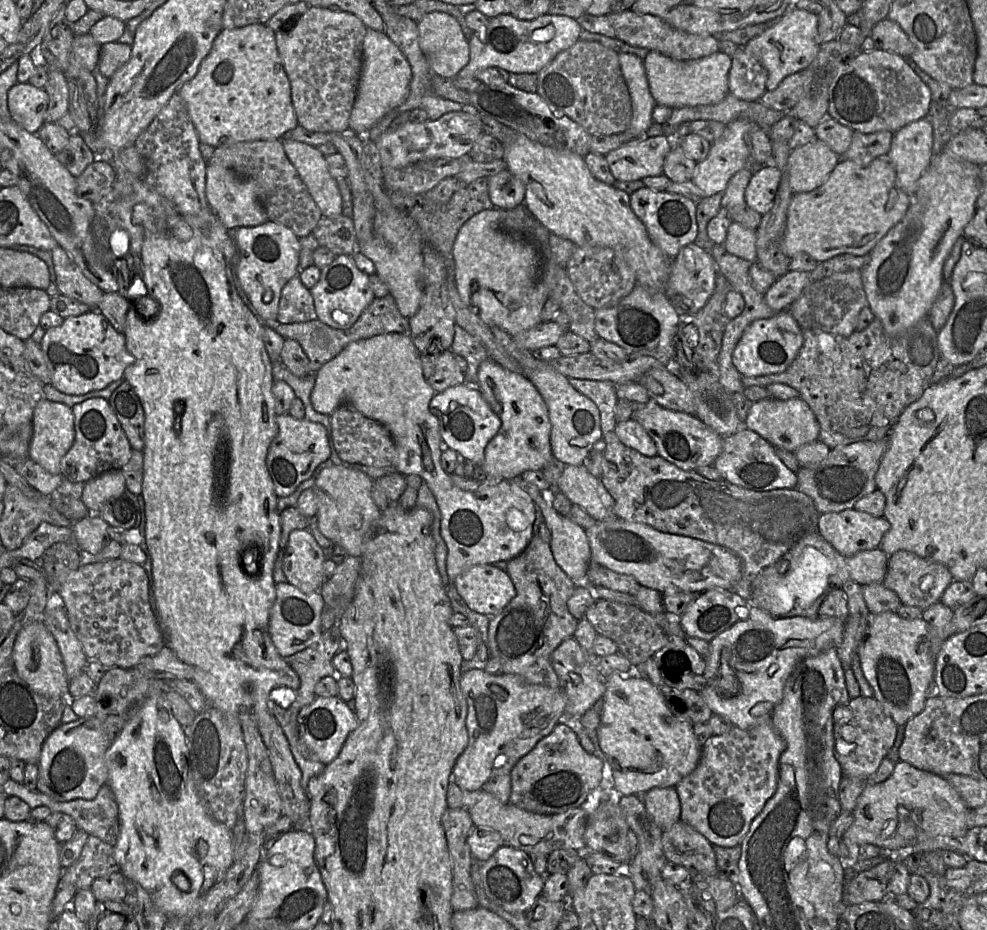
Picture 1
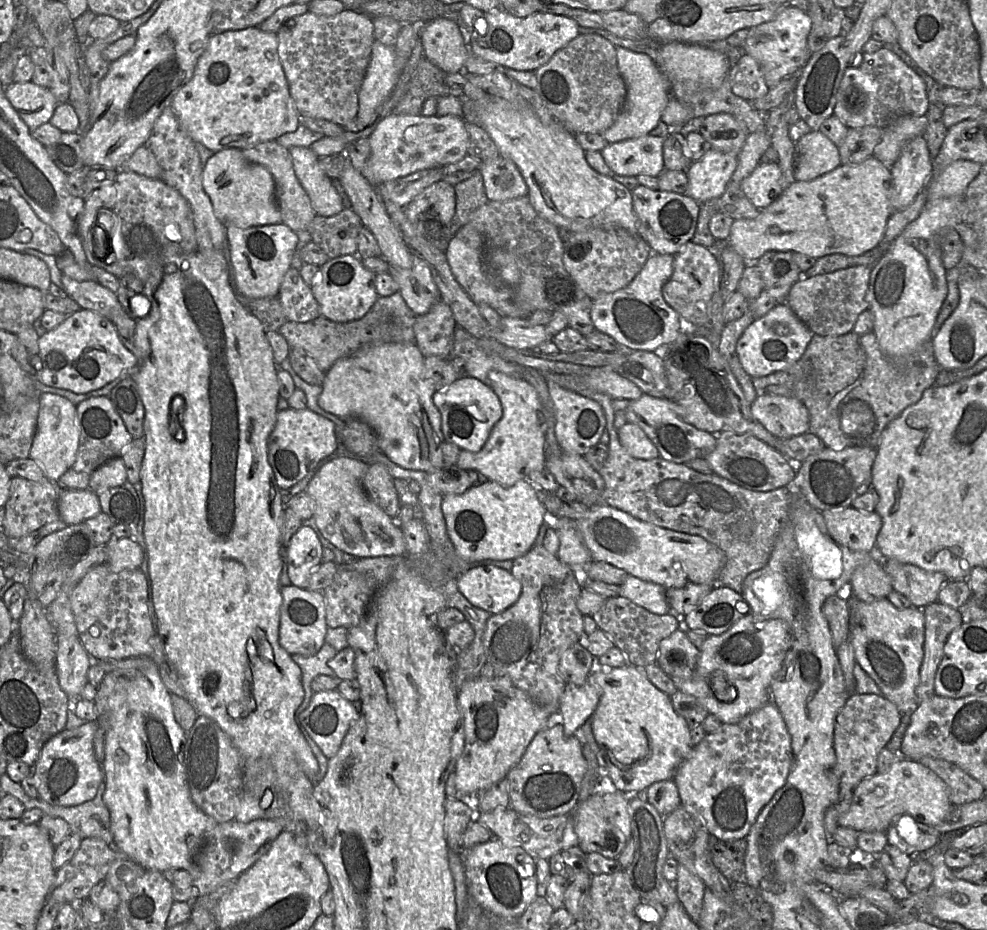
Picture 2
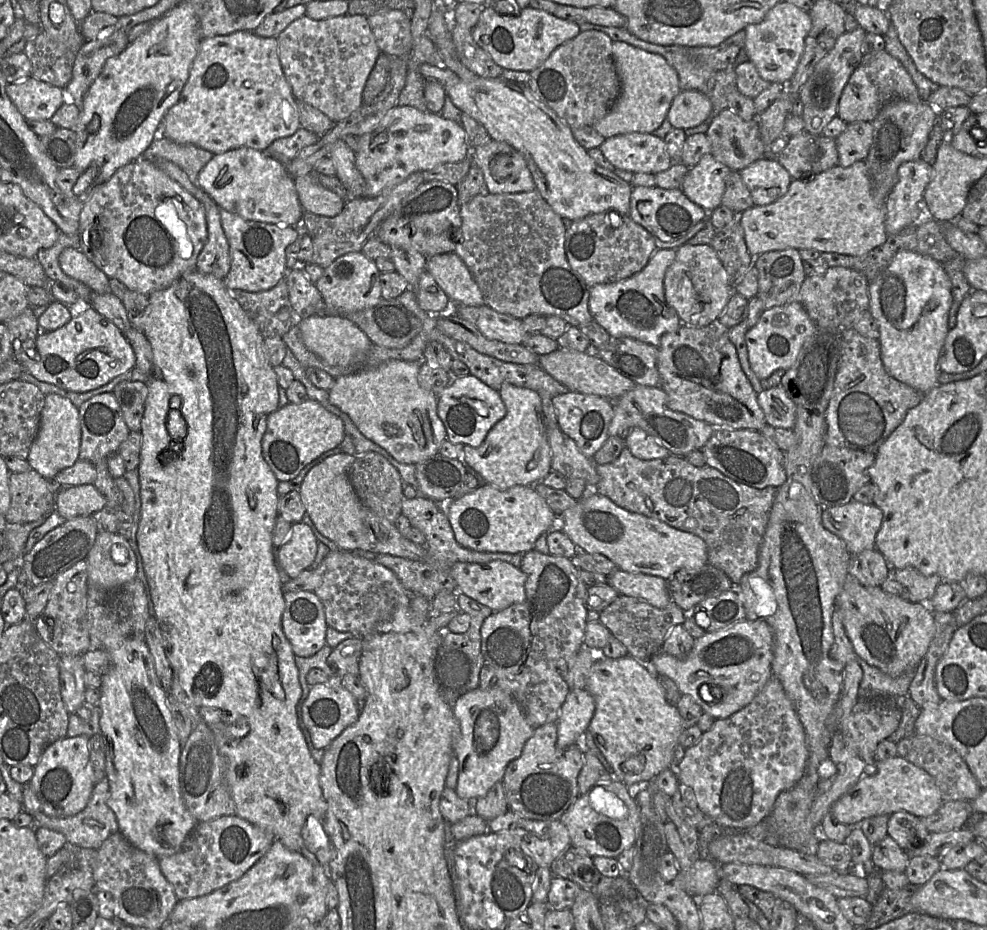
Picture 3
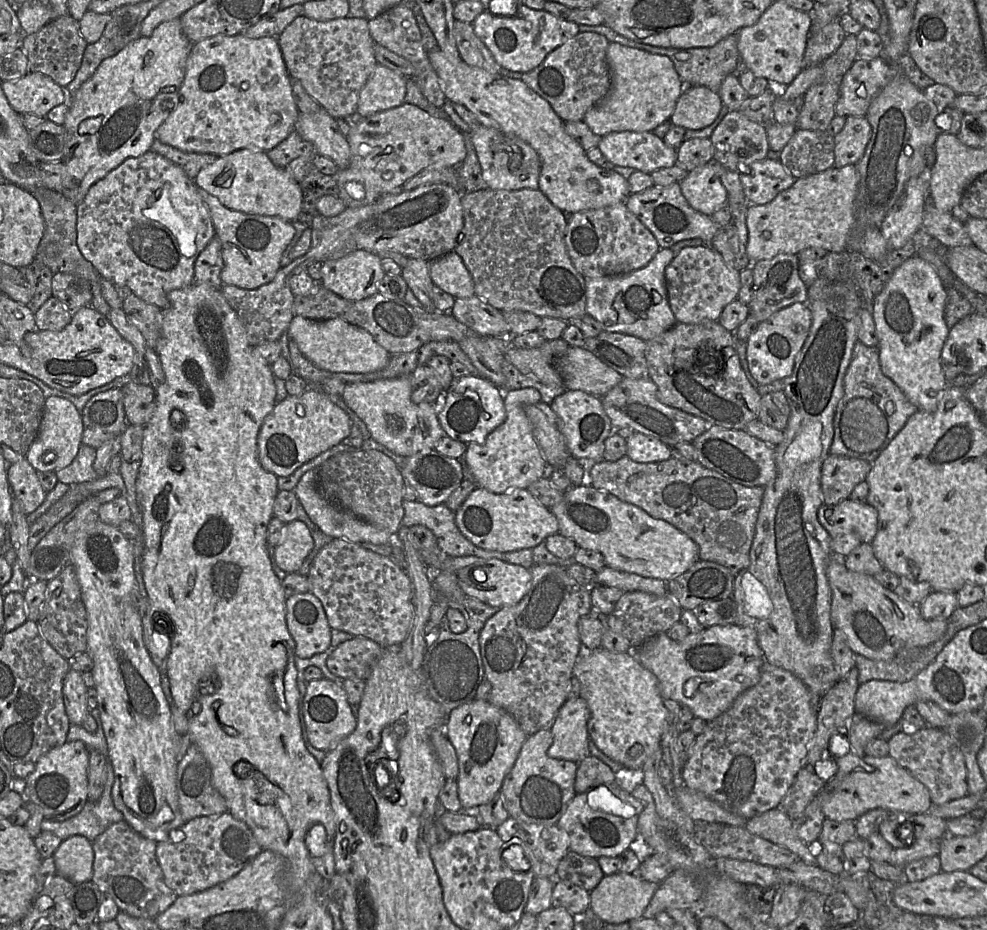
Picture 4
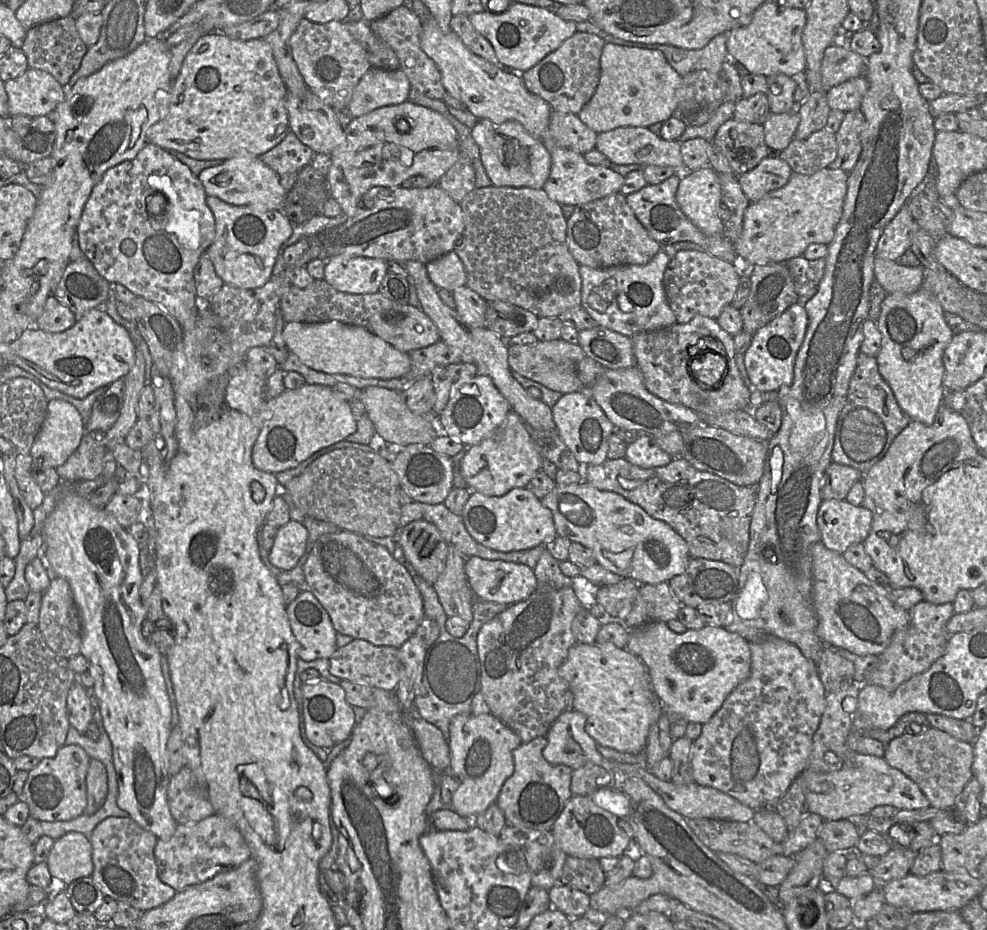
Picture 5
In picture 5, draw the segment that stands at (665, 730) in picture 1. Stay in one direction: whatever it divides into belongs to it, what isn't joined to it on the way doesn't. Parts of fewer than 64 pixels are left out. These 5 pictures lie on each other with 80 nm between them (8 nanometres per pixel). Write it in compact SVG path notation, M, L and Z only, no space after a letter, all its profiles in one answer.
M577 642L558 673L574 695L573 710L586 717L586 732L597 745L629 754L645 751L650 727L663 704L654 692L647 666L637 656L612 643Z

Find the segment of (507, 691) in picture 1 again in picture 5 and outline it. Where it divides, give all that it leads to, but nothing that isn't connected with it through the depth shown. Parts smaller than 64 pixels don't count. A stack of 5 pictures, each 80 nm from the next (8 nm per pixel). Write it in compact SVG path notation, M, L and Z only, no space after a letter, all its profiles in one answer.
M491 713L481 714L477 716L472 715L472 714L464 714L464 715L459 715L455 717L452 720L451 725L450 725L449 746L450 746L450 753L451 753L451 763L450 763L449 773L457 781L458 788L454 793L451 806L444 807L444 808L451 808L460 816L468 818L470 820L474 819L474 817L477 817L479 814L485 812L493 803L496 803L502 786L504 785L506 780L509 779L514 773L513 751L521 745L522 745L522 742L521 742L520 737L514 731L512 731L509 727L507 727L502 721L500 721L498 718L493 716Z

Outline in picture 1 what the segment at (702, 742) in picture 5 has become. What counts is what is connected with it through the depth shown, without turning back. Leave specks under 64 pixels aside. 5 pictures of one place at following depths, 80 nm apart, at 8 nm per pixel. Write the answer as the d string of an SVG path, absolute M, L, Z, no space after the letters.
M772 722L760 723L748 730L734 726L723 735L711 736L701 747L701 756L696 768L675 786L680 799L680 820L704 835L712 845L739 845L752 821L777 789L779 758L784 750L785 742L776 732Z

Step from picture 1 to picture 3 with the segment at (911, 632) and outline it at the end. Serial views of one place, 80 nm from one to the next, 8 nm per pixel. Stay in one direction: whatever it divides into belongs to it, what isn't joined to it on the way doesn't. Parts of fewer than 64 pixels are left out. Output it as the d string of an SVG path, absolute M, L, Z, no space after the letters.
M850 577L837 597L836 609L839 611L846 634L856 655L891 677L899 677L916 671L935 635L933 612L927 603L912 603L886 593L880 587L863 586Z

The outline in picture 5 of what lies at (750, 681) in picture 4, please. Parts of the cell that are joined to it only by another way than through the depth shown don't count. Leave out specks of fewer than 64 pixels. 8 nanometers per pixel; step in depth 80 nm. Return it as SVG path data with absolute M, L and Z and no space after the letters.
M655 621L629 631L626 648L647 666L657 697L667 711L686 719L688 723L707 723L721 708L728 695L750 675L750 642L725 627L705 625L699 630L687 629L684 633L675 633L669 629L667 623Z

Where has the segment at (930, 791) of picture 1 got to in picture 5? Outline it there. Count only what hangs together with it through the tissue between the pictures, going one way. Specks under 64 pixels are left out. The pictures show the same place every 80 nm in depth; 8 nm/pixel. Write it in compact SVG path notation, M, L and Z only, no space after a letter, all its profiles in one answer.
M848 754L847 765L832 772L802 771L808 810L825 821L849 820L869 814L877 806L891 805L898 810L917 810L931 806L916 782L890 766L884 757Z

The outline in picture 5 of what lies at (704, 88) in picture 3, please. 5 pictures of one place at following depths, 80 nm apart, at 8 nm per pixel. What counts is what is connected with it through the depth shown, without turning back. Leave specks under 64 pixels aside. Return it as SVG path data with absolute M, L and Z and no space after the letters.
M592 21L579 22L576 28L579 32L595 34L609 44L639 49L659 50L665 55L673 69L682 77L695 70L707 70L712 74L719 75L723 63L729 59L726 46L728 33L715 36L703 48L684 49L668 44L644 44L626 41L607 33Z

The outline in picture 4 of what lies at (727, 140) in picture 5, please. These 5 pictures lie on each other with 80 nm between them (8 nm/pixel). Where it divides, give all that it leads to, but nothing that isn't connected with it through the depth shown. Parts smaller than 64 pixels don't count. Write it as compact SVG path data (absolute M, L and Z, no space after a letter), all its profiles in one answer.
M728 111L712 132L713 159L722 166L741 172L753 162L766 158L769 150L766 126L744 116L740 111Z

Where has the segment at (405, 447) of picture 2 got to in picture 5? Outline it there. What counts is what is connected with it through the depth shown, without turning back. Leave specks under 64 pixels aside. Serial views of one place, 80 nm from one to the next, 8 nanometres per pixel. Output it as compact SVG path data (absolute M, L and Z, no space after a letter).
M368 386L360 391L360 399L365 413L375 426L376 433L386 442L405 447L409 444L429 445L438 436L447 436L437 426L437 417L432 414L421 416L414 414L406 405L402 391L379 386Z

